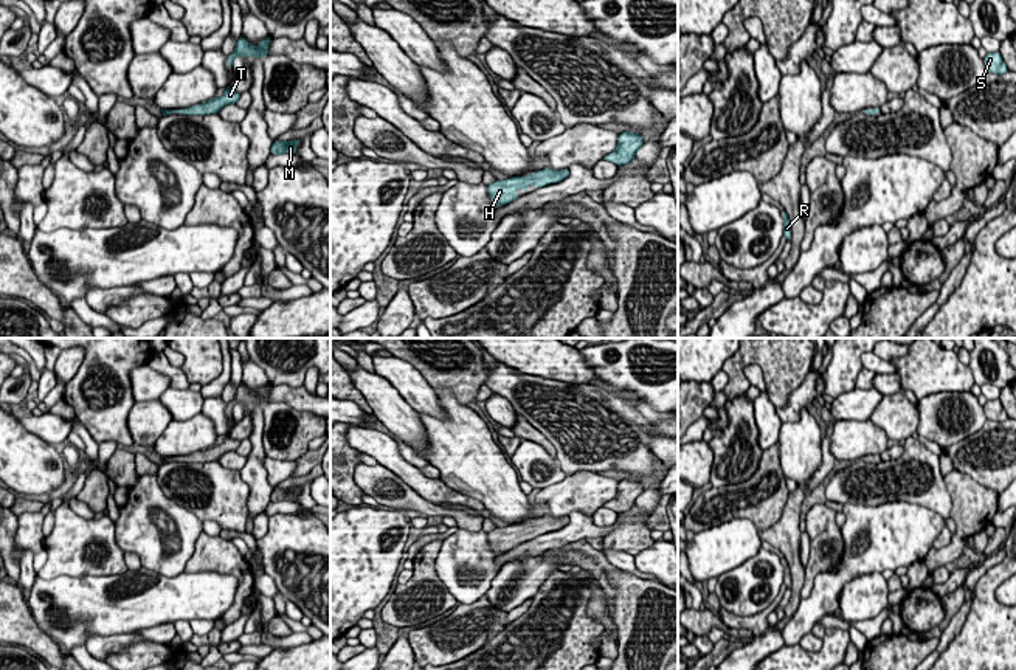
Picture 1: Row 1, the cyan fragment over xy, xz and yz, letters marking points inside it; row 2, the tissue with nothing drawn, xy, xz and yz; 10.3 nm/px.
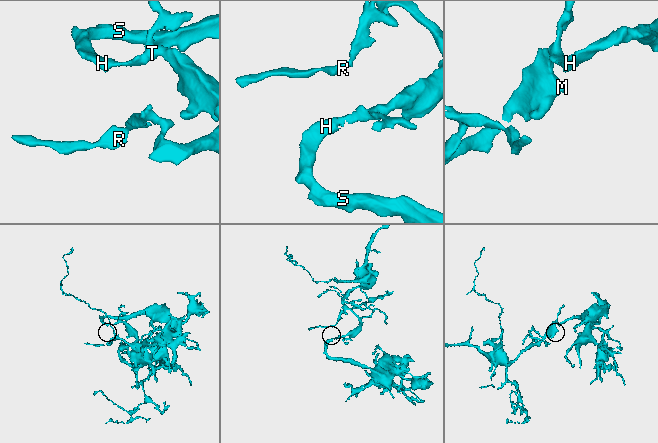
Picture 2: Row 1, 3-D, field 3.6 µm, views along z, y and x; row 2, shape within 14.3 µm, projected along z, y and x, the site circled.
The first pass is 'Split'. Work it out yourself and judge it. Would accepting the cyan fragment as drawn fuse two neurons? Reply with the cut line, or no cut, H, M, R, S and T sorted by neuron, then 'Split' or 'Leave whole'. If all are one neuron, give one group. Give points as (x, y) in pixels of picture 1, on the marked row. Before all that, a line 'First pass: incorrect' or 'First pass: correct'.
First pass: incorrect
No split. Groups: H M R S T. Leave whole

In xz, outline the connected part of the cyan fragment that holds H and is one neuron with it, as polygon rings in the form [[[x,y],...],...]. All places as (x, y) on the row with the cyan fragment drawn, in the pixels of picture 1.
[[[546,168],[543,171],[532,172],[518,178],[509,177],[507,180],[496,180],[487,185],[487,192],[495,206],[503,206],[520,197],[520,194],[515,192],[518,186],[521,188],[521,191],[527,192],[529,185],[543,188],[548,183],[560,183],[568,175],[569,169],[554,171],[552,168]]]

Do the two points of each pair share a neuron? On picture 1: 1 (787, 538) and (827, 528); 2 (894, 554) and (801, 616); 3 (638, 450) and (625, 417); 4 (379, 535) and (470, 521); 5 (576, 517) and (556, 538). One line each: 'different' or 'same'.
1: different
2: same
3: same
4: different
5: same

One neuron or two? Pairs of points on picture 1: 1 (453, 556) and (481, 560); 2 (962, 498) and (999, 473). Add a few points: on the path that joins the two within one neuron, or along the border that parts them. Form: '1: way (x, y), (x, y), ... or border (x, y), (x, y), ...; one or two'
1: way (459, 556), (475, 556); one
2: border (954, 469), (968, 473), (998, 495); two

